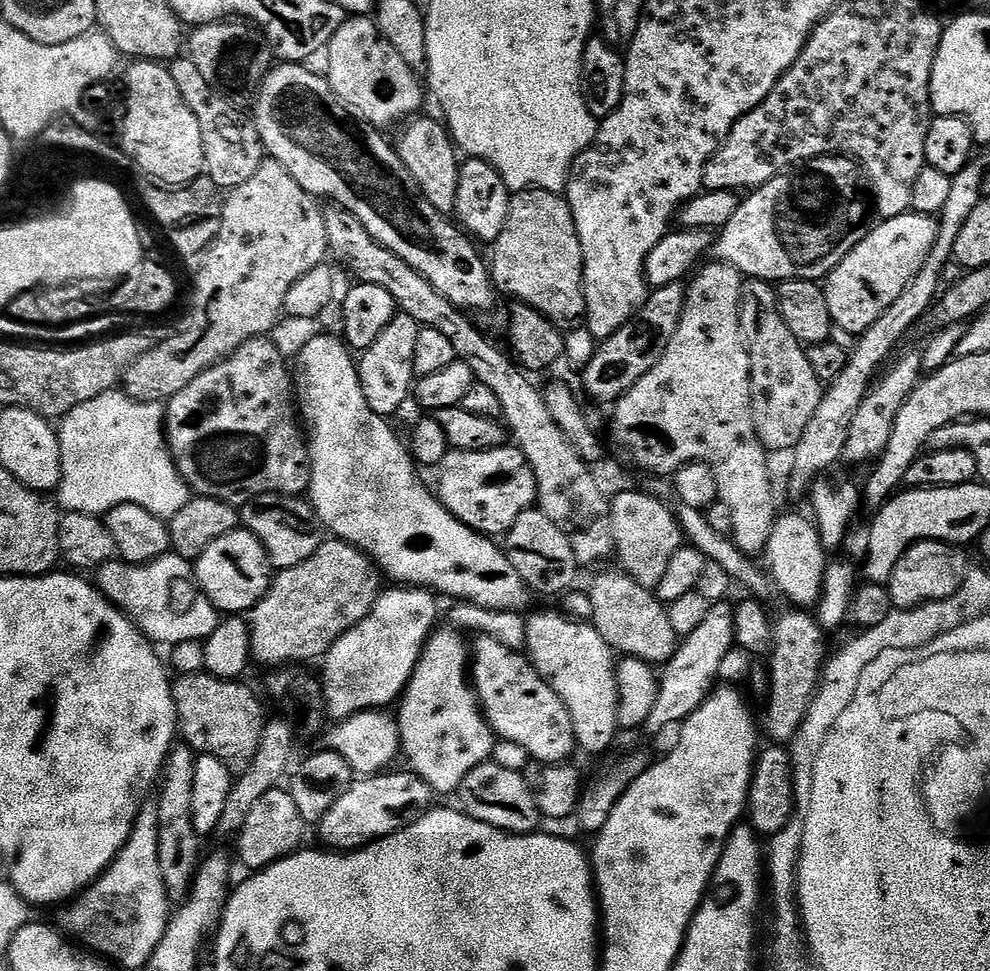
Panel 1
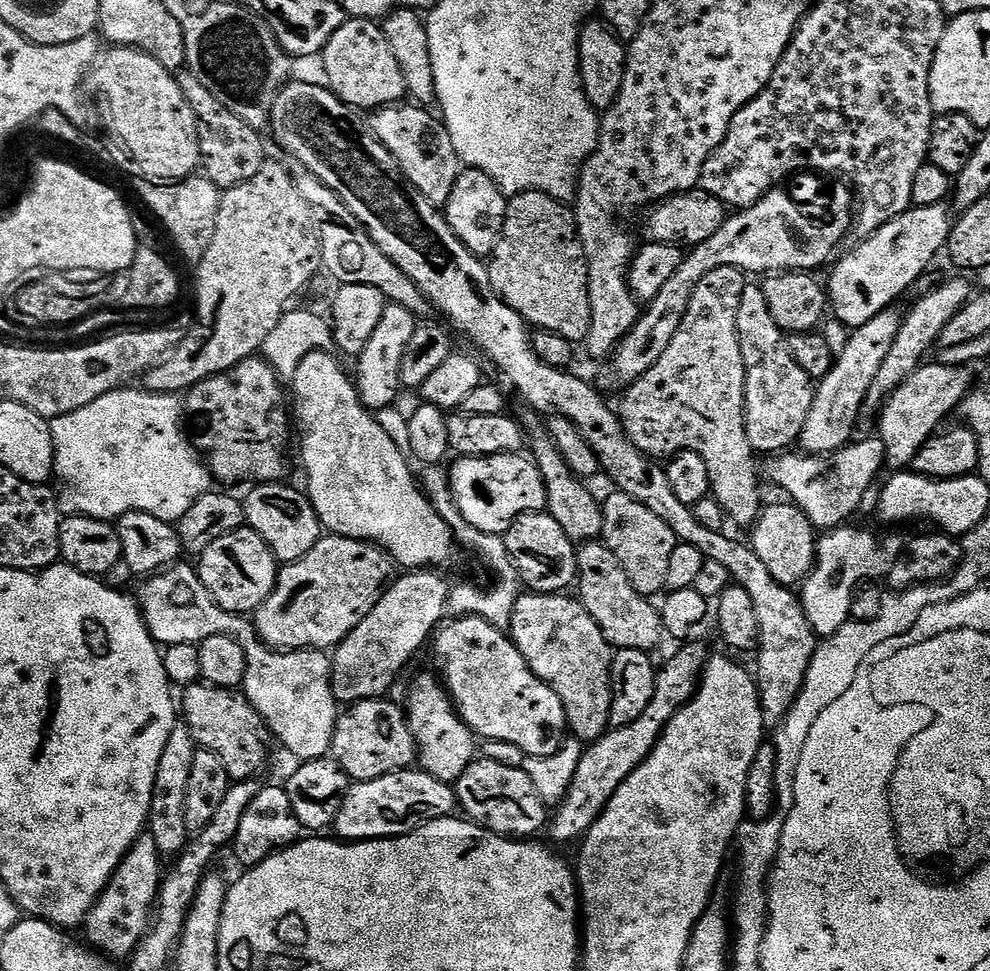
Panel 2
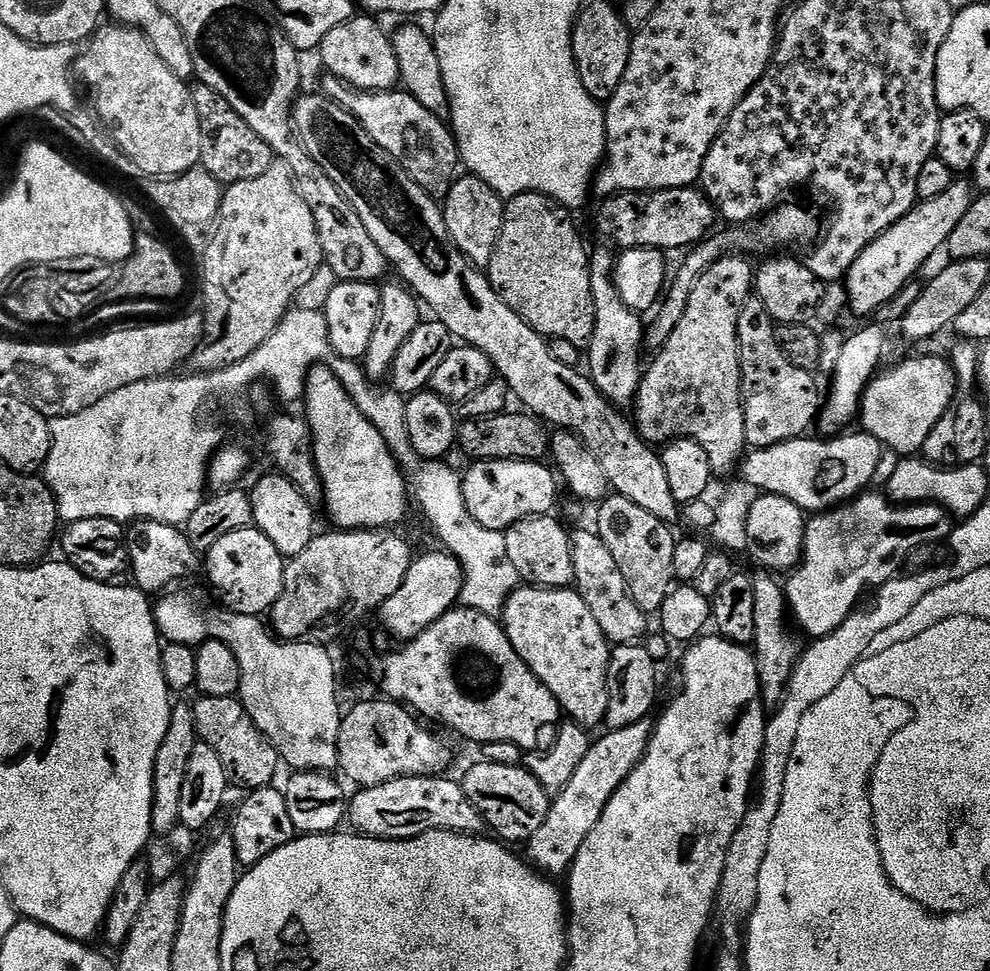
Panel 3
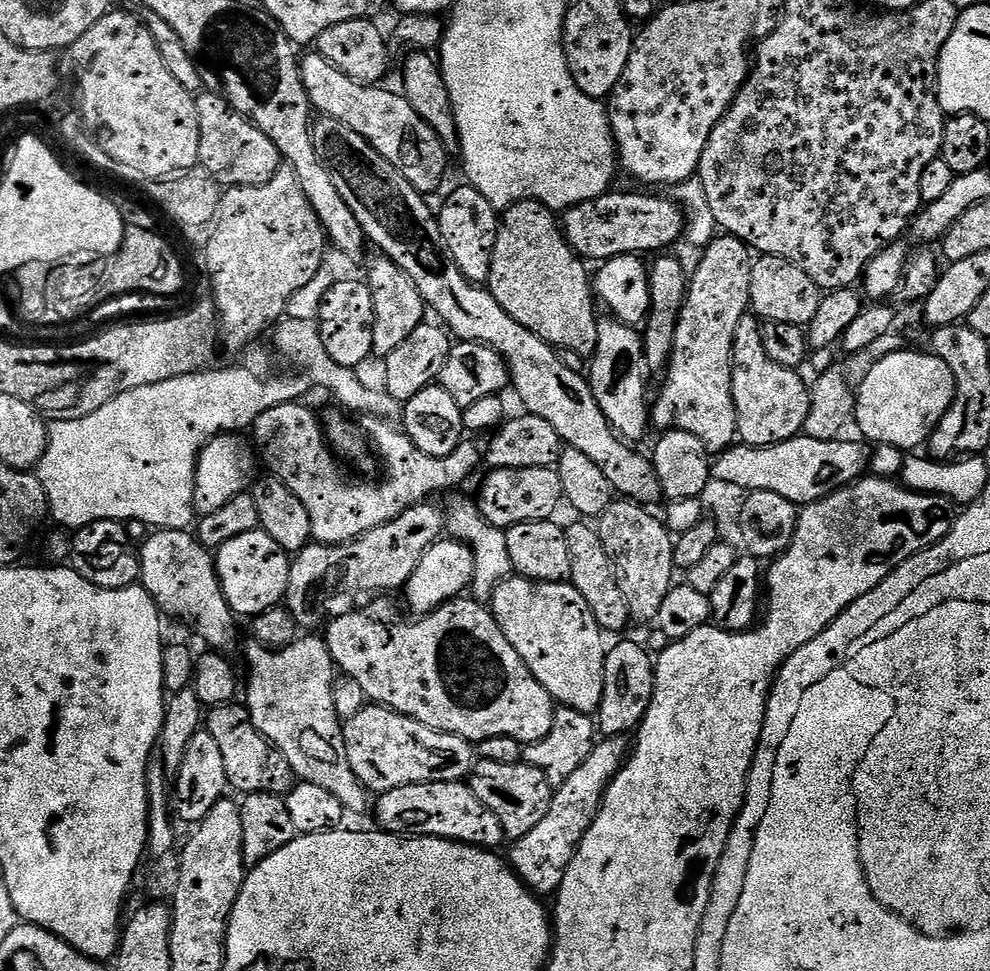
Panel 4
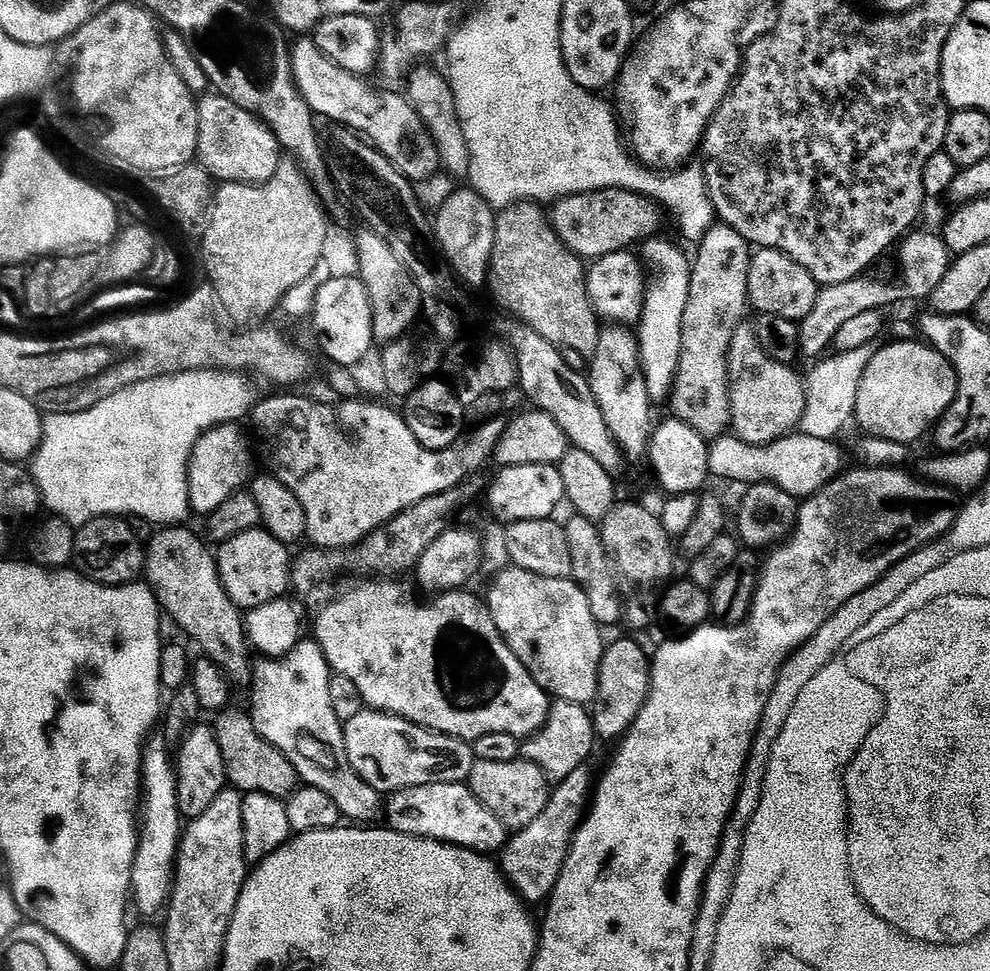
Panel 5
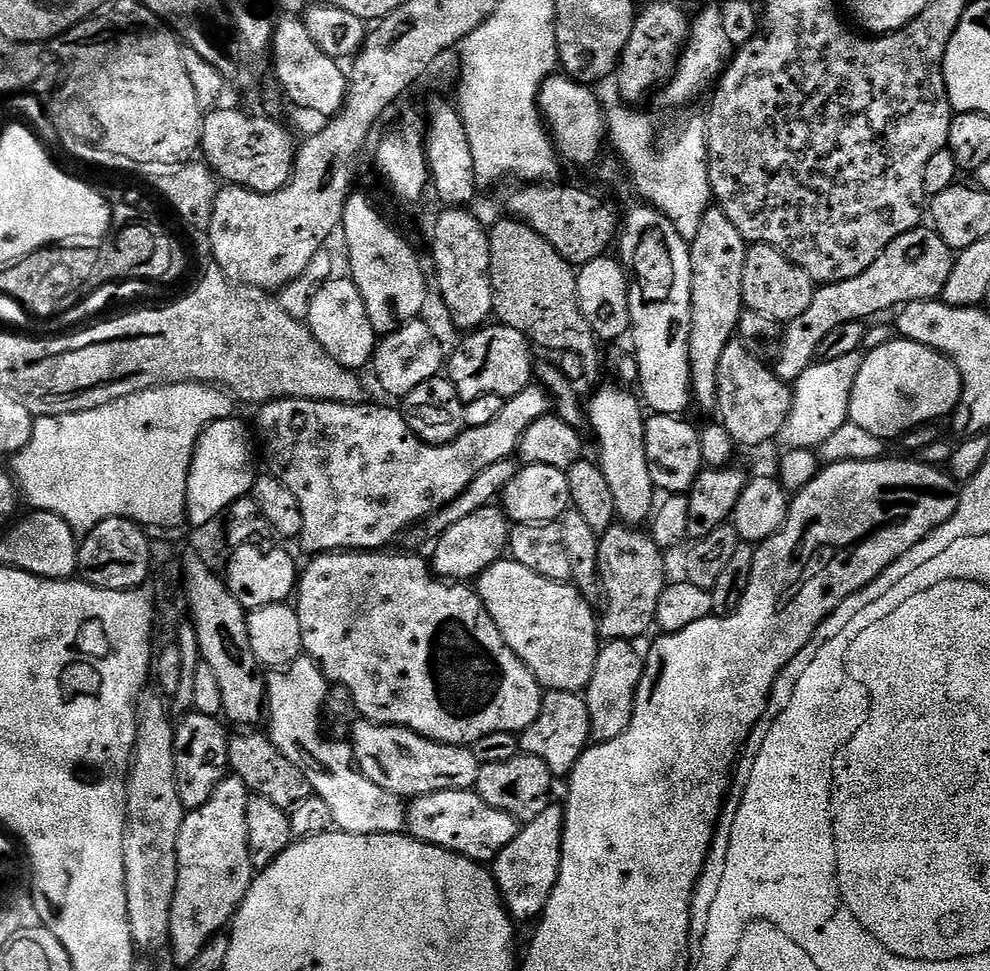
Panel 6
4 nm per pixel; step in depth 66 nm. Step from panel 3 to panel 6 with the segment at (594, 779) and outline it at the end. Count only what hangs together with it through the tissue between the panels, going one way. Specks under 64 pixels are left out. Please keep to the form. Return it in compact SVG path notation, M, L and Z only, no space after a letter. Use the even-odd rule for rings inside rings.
M549 806L542 810L542 814L538 814L538 818L527 821L514 842L510 842L510 846L502 849L495 860L491 861L490 871L513 921L535 921L543 916L546 902L550 902L550 894L558 882L563 837L564 809L560 806Z

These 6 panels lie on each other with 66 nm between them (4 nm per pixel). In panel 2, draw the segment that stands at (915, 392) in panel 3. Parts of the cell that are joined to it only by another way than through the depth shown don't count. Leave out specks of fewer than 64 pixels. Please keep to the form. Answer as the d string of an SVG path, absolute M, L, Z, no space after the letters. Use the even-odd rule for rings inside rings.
M928 362L917 368L914 374L910 374L910 378L906 378L906 382L898 386L898 390L894 390L894 394L884 403L878 417L878 439L884 443L884 454L889 469L907 469L914 454L918 454L920 447L941 427L939 424L956 407L959 409L965 403L973 387L972 376L968 371L969 369L964 366Z

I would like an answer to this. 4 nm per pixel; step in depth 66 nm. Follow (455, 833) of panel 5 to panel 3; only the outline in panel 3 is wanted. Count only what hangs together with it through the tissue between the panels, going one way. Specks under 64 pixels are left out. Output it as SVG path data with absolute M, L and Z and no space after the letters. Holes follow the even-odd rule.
M403 776L394 778L390 782L382 782L378 786L360 788L356 797L351 797L346 813L347 819L352 820L351 827L366 836L378 836L382 840L409 840L423 832L450 828L457 832L471 832L480 834L486 825L482 814L466 798L463 783L448 780L444 776Z

